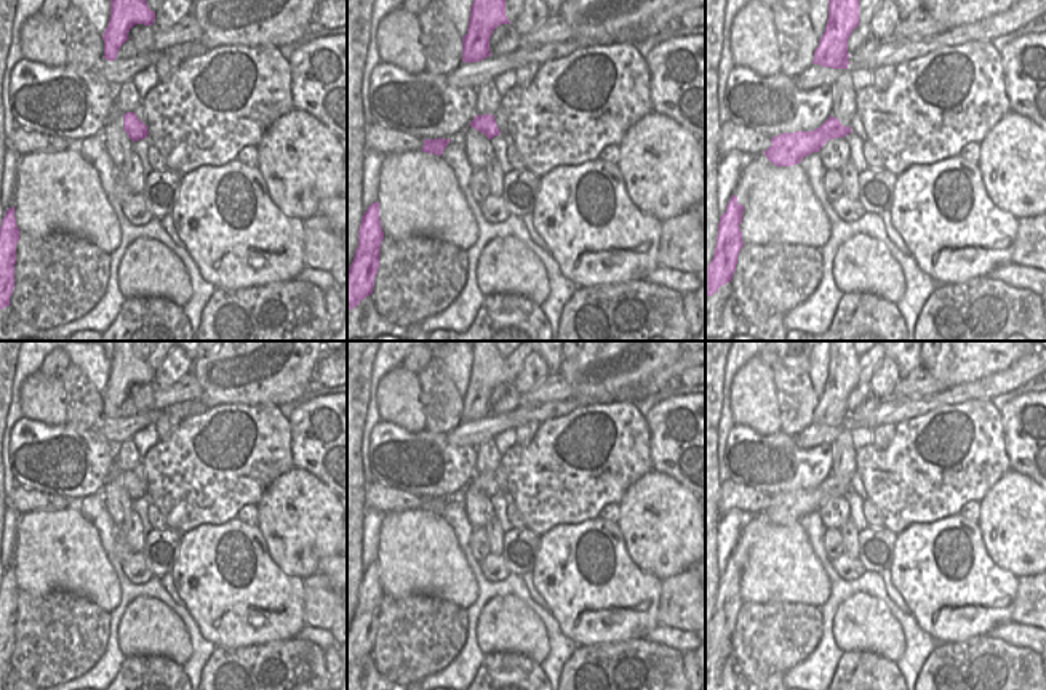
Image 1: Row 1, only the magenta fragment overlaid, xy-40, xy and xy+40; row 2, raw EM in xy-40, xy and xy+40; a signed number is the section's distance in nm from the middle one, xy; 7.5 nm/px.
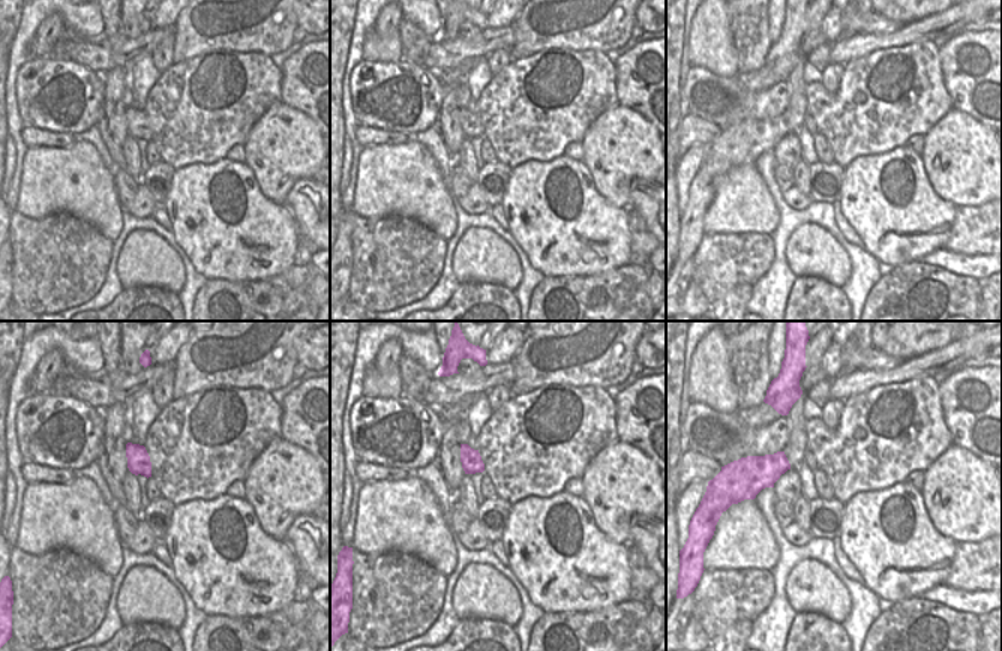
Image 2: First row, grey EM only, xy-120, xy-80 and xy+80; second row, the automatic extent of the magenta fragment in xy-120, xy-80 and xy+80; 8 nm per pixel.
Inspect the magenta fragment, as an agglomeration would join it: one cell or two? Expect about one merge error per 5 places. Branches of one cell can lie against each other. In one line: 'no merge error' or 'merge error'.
no merge error

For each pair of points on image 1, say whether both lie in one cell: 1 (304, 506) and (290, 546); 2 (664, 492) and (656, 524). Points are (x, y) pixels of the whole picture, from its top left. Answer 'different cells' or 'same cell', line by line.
1: same cell
2: same cell

